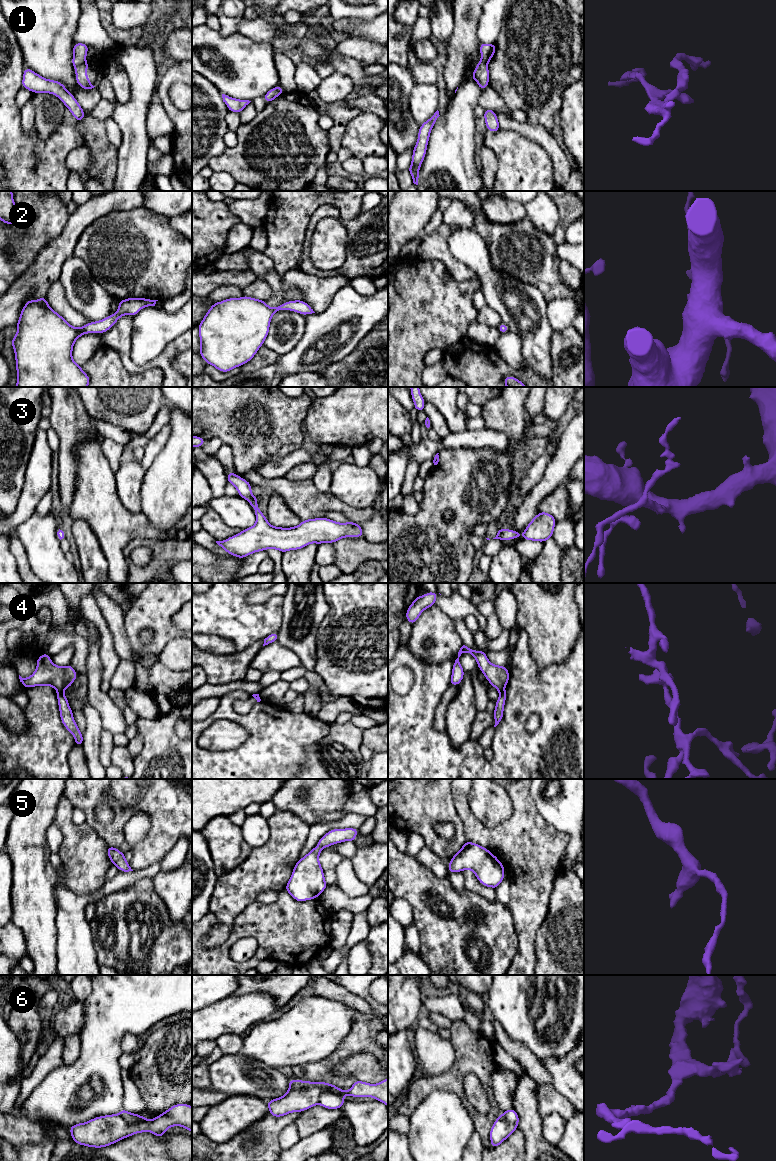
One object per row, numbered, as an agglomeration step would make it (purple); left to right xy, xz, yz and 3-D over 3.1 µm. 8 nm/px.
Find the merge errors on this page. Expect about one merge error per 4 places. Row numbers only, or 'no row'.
1, 4, 6

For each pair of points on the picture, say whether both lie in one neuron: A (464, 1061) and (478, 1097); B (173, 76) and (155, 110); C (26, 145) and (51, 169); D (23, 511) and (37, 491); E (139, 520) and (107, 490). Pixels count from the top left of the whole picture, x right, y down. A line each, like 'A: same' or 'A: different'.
A: different
B: different
C: same
D: same
E: same

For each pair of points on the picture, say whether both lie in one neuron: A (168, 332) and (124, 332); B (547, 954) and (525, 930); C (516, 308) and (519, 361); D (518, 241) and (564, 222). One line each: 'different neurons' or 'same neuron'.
A: different neurons
B: different neurons
C: different neurons
D: different neurons

